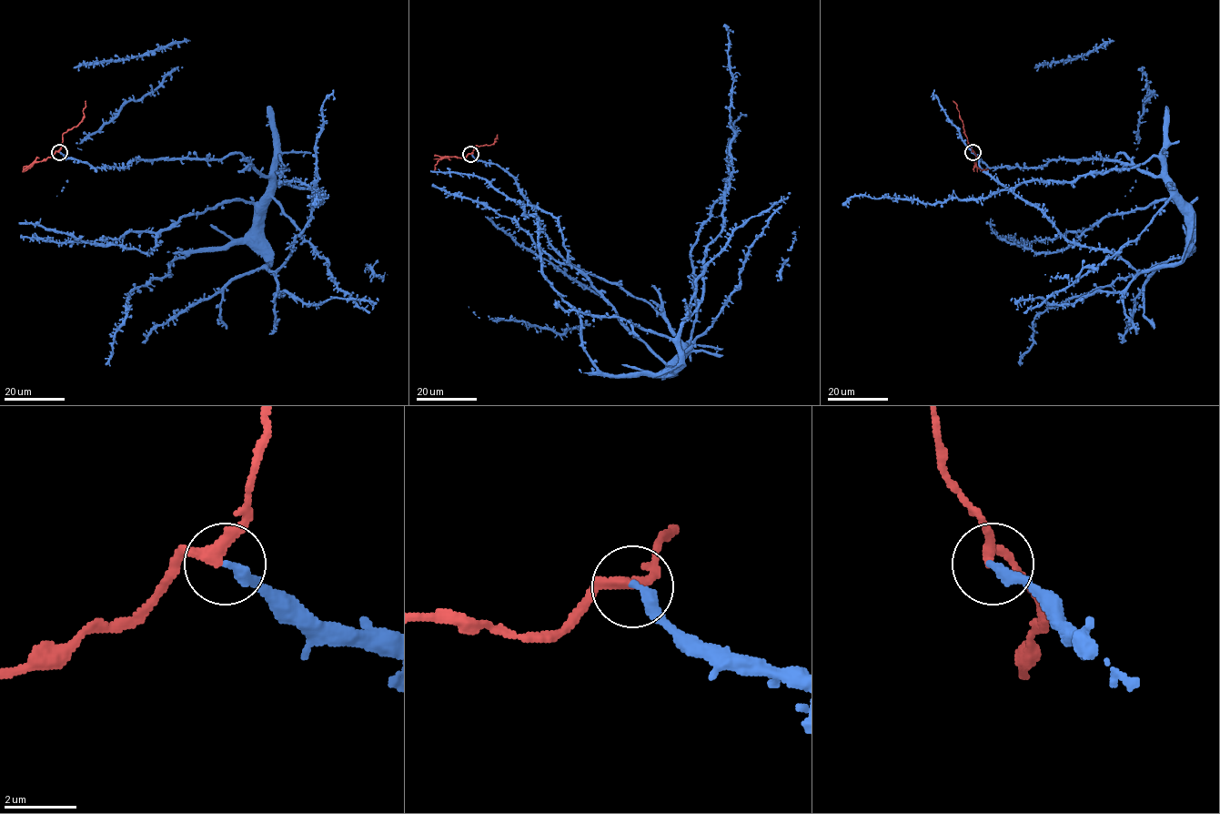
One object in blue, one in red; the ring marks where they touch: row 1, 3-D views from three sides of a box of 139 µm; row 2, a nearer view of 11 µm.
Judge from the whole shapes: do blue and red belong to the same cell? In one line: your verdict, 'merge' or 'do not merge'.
do not merge

